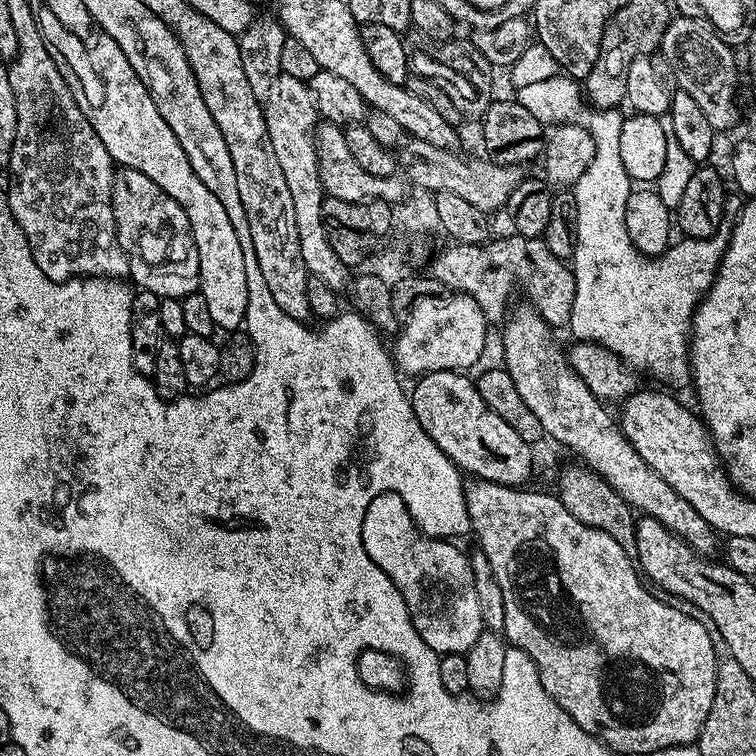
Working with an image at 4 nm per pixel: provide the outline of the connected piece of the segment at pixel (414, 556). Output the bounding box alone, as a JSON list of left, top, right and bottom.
[384,532,486,657]

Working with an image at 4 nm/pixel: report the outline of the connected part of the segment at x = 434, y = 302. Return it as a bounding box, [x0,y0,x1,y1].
[394,291,490,378]

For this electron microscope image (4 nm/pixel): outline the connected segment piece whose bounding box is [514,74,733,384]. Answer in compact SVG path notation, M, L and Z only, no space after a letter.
M557 74L550 78L543 79L542 82L531 83L530 86L522 86L521 88L515 89L514 98L519 104L526 106L526 110L530 110L530 114L534 114L534 118L538 118L541 124L545 126L577 124L578 126L582 126L594 138L594 146L596 147L594 162L590 162L586 174L582 174L582 178L578 178L578 182L574 186L574 193L577 200L578 222L576 223L576 252L571 258L571 263L574 265L576 274L576 293L574 294L574 314L570 314L570 322L568 323L570 332L576 335L575 339L577 341L601 344L602 347L613 352L618 359L623 360L624 363L633 370L639 370L641 373L643 373L642 371L649 372L650 375L657 376L658 379L665 380L668 384L680 384L683 380L685 383L692 375L692 365L690 363L692 315L696 312L696 308L700 304L700 297L708 291L708 287L712 285L713 278L716 277L716 272L720 269L720 259L724 256L724 251L728 248L733 224L724 216L718 226L718 230L710 238L702 238L701 240L689 240L684 238L681 239L681 244L677 244L677 242L673 243L660 255L649 258L632 244L630 234L627 233L626 218L624 217L628 196L634 191L634 181L628 176L626 167L622 164L622 157L619 154L619 139L621 137L625 117L615 108L595 108L590 106L585 97L585 93L582 91L581 85L567 74Z

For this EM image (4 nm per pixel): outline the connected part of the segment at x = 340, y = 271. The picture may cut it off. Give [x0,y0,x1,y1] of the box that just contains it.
[263,75,350,294]

